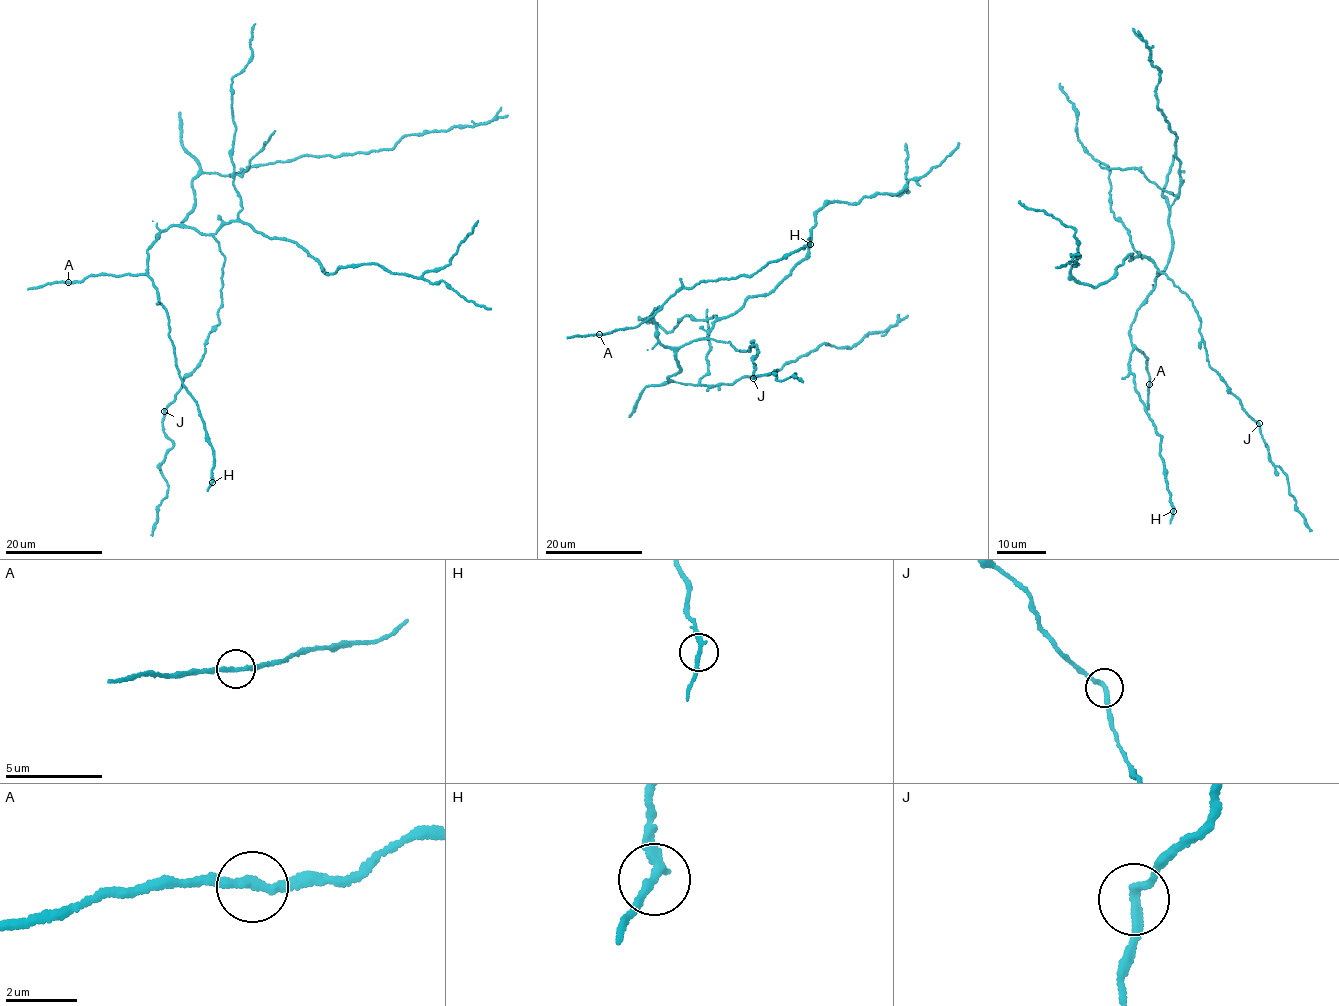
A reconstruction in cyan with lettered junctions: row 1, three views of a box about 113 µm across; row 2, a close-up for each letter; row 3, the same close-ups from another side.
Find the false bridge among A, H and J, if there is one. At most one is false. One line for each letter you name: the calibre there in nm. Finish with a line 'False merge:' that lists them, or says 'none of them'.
False merge: none of them

